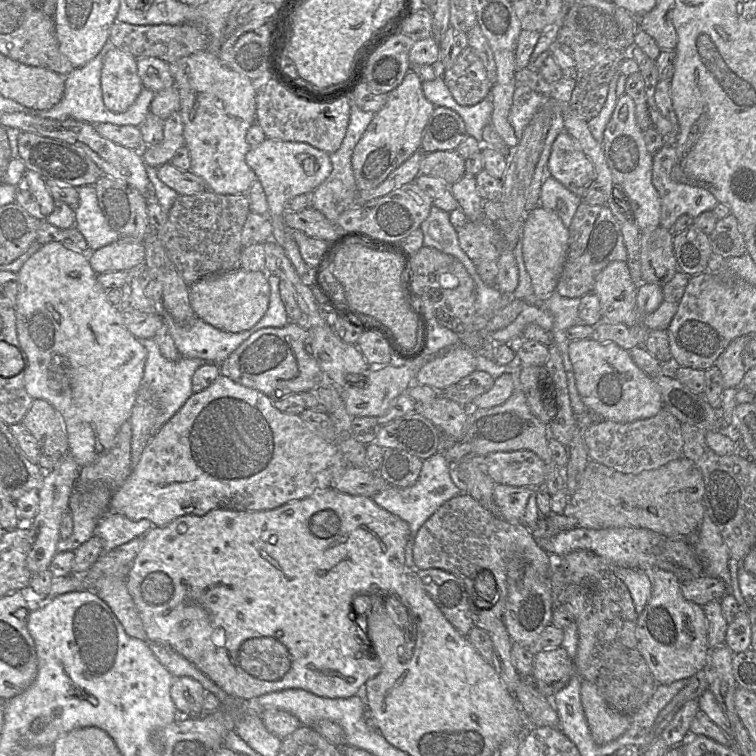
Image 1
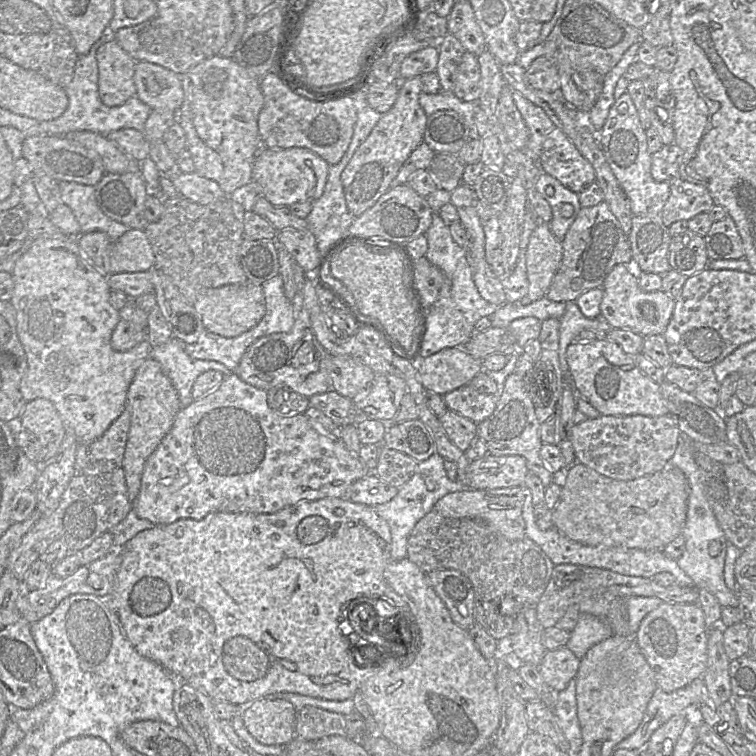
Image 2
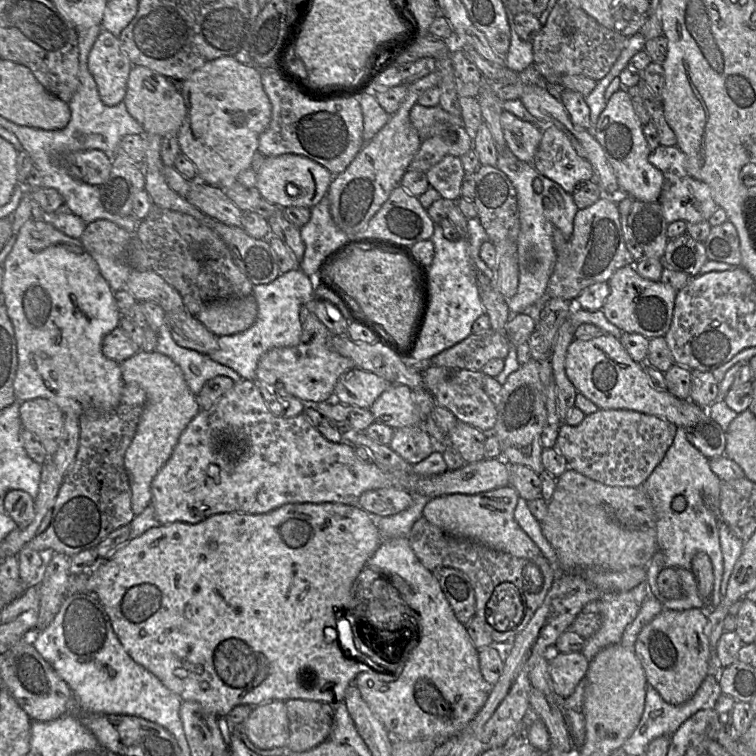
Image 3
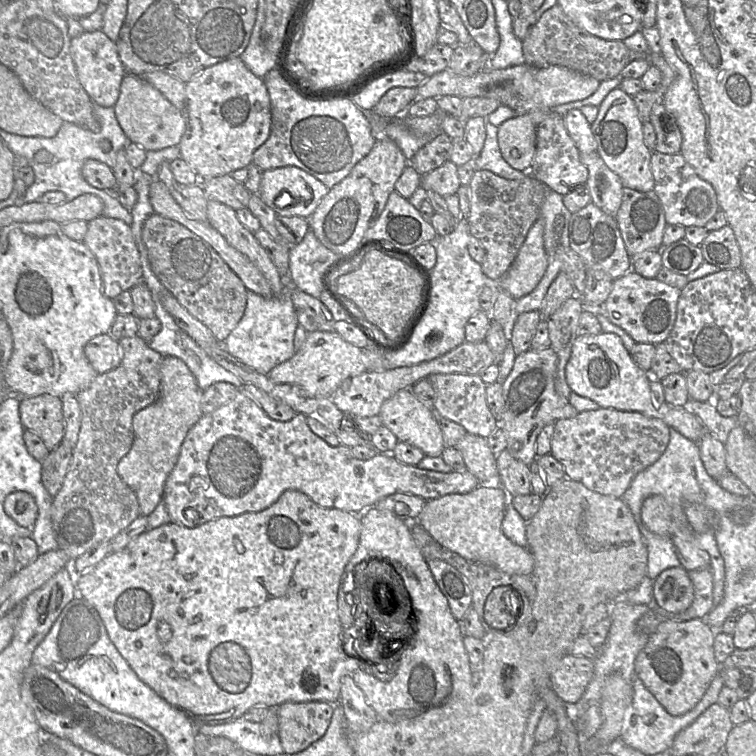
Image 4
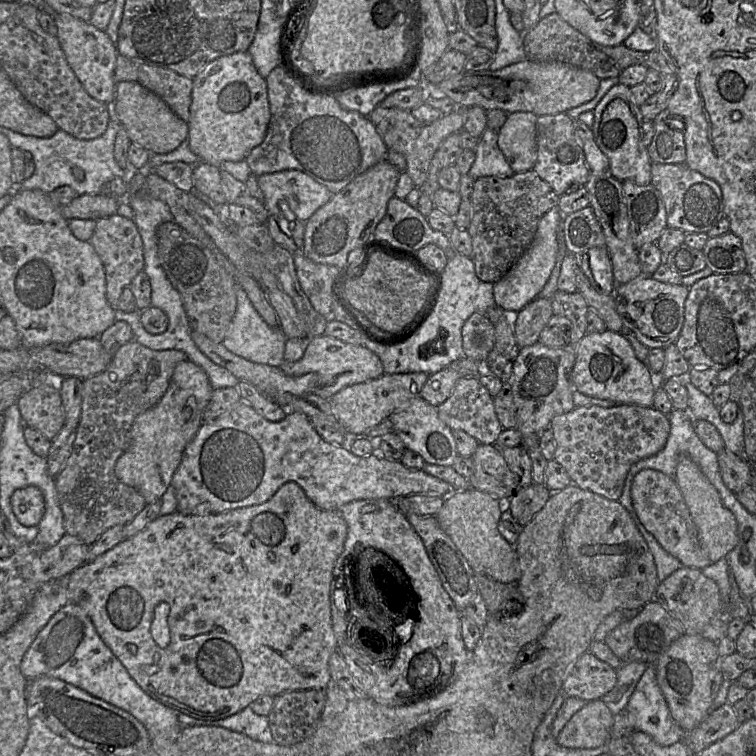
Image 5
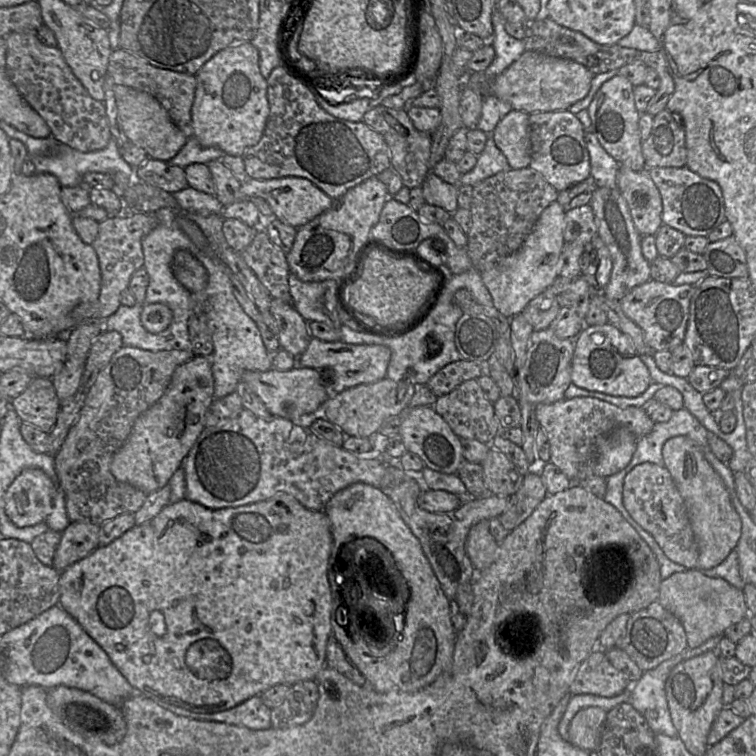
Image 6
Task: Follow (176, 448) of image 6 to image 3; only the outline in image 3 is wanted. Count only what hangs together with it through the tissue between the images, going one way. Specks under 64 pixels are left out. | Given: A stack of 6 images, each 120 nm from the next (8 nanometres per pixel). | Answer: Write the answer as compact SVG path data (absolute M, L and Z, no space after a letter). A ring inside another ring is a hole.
M138 351L120 363L125 384L136 384L147 396L135 435L124 456L124 467L131 488L131 506L135 516L141 514L152 499L151 483L170 458L180 435L198 414L196 395L189 389L181 368L168 356L158 352Z

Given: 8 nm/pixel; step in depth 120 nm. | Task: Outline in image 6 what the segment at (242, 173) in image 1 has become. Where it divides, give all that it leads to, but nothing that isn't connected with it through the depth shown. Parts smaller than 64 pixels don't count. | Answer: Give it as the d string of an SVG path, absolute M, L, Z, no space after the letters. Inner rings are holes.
M251 42L233 44L217 52L198 71L196 91L192 105L194 137L204 147L217 147L225 154L241 156L262 138L270 113L267 97L267 79L260 72L259 53Z

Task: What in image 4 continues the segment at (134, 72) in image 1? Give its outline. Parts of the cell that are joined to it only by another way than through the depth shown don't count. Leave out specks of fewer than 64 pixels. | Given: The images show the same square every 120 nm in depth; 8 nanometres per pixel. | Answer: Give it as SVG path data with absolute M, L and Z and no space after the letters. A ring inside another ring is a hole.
M102 30L84 31L71 39L70 52L78 79L91 100L103 107L114 107L119 98L121 82L127 74L119 58L116 42Z

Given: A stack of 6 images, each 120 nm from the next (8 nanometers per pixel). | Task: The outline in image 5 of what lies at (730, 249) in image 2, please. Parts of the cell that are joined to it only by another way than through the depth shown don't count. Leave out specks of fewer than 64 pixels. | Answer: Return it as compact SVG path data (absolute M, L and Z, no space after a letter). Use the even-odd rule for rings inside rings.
M732 232L709 238L702 249L705 258L706 267L711 269L713 274L732 274L746 271L746 259L742 249L742 243L739 237Z

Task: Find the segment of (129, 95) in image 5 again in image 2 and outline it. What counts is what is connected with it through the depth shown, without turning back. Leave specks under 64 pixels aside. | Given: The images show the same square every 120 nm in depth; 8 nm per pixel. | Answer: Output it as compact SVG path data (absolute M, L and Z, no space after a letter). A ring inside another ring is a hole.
M138 61L134 83L138 98L152 110L179 111L184 99L180 75L154 63Z

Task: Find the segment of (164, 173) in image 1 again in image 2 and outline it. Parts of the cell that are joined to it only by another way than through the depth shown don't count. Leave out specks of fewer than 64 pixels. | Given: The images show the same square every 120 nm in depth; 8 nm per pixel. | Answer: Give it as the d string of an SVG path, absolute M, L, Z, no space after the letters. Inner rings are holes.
M178 173L172 184L177 195L200 205L215 202L225 195L219 185L207 178L193 173Z

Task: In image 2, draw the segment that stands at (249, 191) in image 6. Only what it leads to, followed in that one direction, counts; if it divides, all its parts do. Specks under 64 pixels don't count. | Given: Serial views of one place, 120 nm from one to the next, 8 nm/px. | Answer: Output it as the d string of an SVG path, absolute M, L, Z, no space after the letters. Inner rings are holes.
M266 148L253 163L252 179L262 187L263 196L272 205L289 207L296 202L320 198L328 179L329 167L324 159L307 148Z

